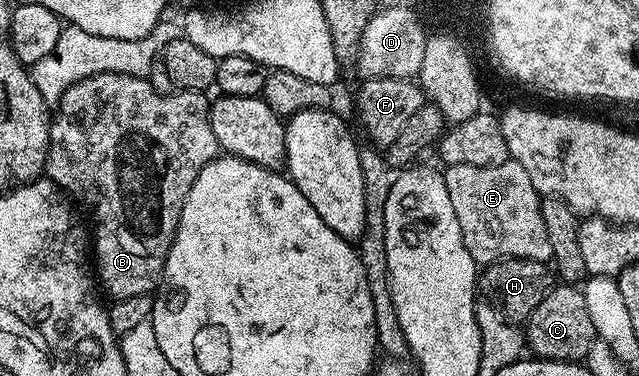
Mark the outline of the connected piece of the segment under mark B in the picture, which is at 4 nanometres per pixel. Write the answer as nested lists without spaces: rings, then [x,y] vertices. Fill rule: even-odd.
[[[98,70],[96,73],[89,73],[85,78],[73,83],[67,89],[61,97],[61,102],[56,108],[49,125],[49,155],[45,159],[45,171],[48,178],[52,179],[66,195],[72,197],[76,202],[78,199],[89,210],[89,215],[93,218],[93,227],[91,223],[91,251],[92,254],[93,251],[97,254],[97,271],[95,267],[95,275],[99,283],[99,278],[101,278],[102,284],[100,283],[100,286],[103,291],[103,286],[105,286],[106,293],[113,295],[112,298],[114,300],[135,297],[136,295],[148,295],[158,290],[161,274],[167,261],[167,253],[173,244],[181,210],[189,192],[185,171],[196,173],[202,167],[207,166],[212,159],[218,158],[219,155],[219,146],[215,133],[212,132],[212,127],[209,124],[206,108],[197,107],[196,101],[189,99],[189,95],[185,91],[179,92],[178,95],[161,96],[149,83],[151,82],[148,78],[125,76],[123,73],[117,72]]]

